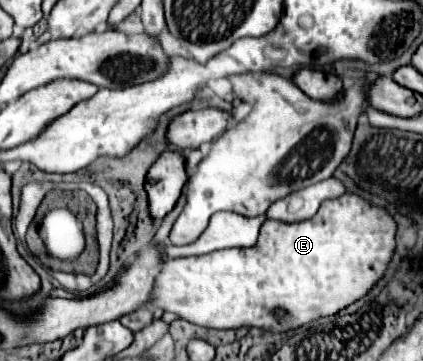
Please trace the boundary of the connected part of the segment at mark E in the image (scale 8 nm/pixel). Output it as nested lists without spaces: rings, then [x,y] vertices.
[[[343,194],[341,198],[335,198],[331,202],[323,202],[323,206],[319,208],[319,214],[315,214],[309,220],[303,222],[295,222],[295,224],[279,224],[279,222],[263,222],[261,226],[261,234],[259,234],[259,246],[255,246],[255,250],[239,250],[239,248],[231,248],[231,250],[219,250],[215,254],[205,254],[205,256],[189,256],[189,258],[175,258],[175,260],[167,260],[163,264],[163,268],[157,272],[155,282],[153,282],[153,290],[151,296],[147,300],[147,308],[151,310],[163,310],[163,312],[173,312],[179,318],[197,324],[197,326],[205,326],[205,328],[241,328],[241,326],[257,326],[269,332],[287,332],[293,328],[299,328],[315,318],[321,316],[329,316],[329,314],[337,314],[341,308],[349,306],[351,302],[359,300],[361,296],[365,296],[373,284],[383,276],[393,248],[395,248],[395,230],[397,224],[395,220],[377,206],[371,206],[369,202],[365,202],[363,198],[355,196],[355,194]]]

